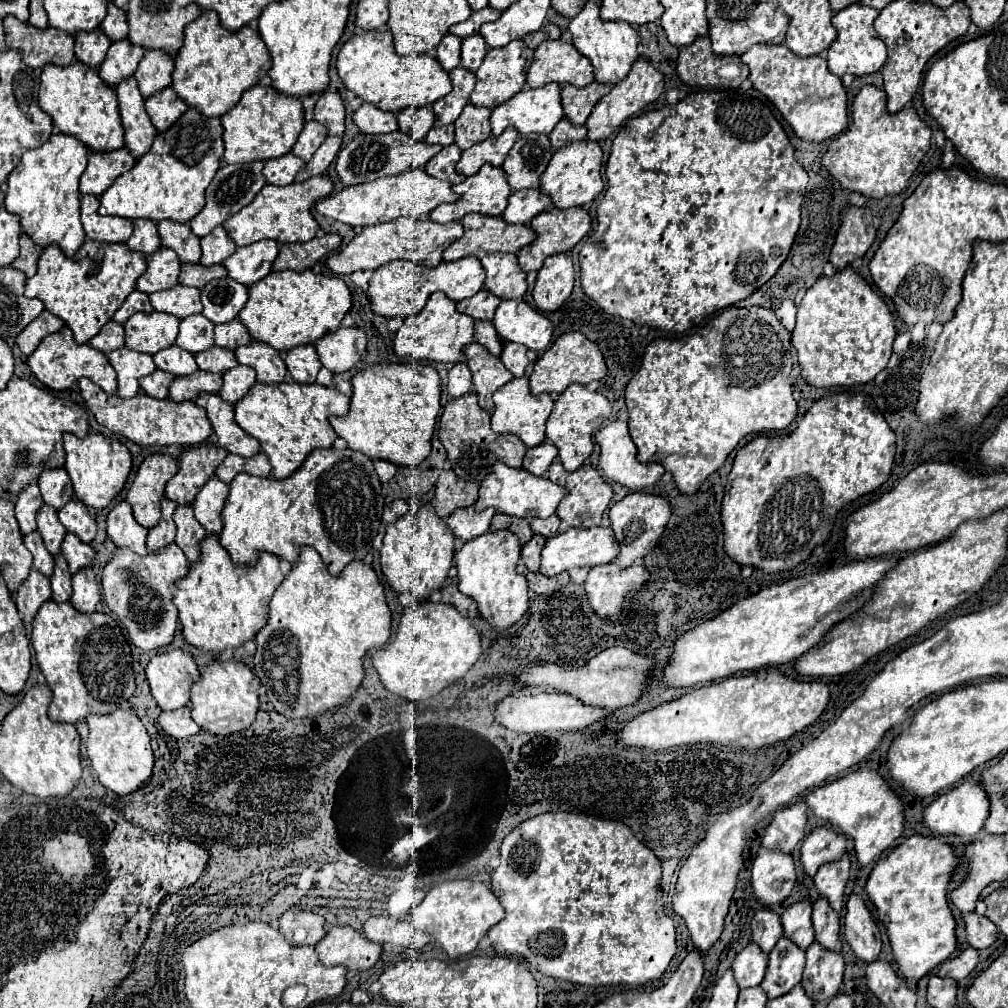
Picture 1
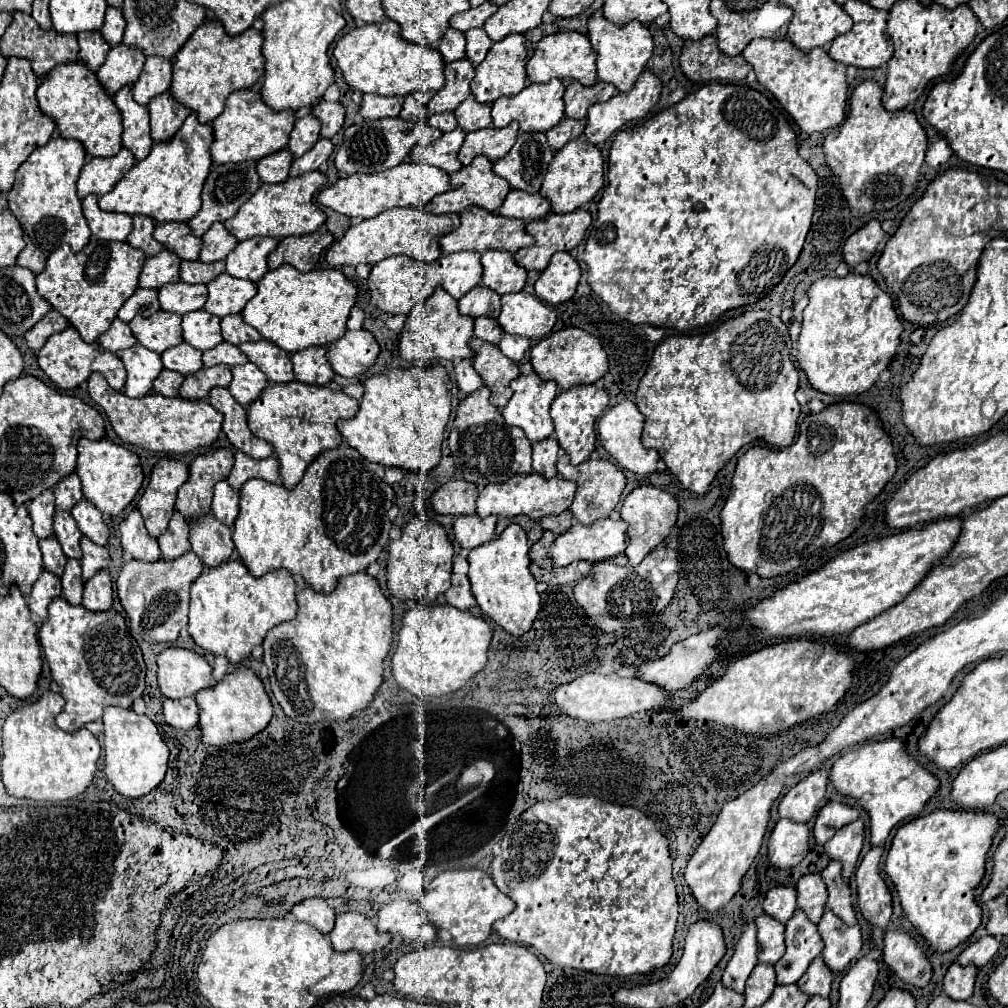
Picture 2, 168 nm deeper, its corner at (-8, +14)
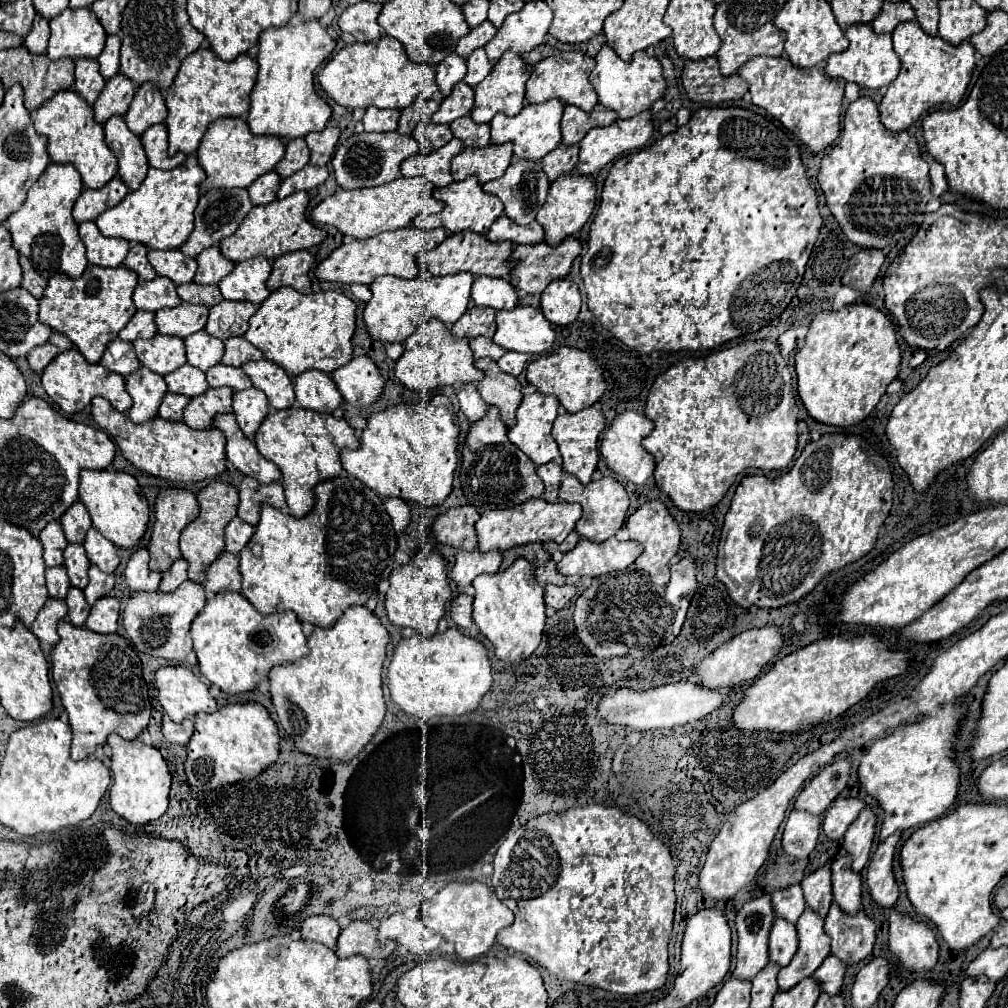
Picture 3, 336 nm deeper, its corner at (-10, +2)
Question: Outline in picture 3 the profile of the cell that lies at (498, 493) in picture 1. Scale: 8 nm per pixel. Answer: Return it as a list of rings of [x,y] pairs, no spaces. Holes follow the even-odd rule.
[[[543,498],[527,500],[525,504],[507,508],[507,510],[485,510],[481,518],[475,522],[479,550],[507,550],[517,544],[527,542],[545,542],[555,540],[563,542],[567,534],[575,528],[575,522],[581,518],[579,504],[565,504],[565,502],[545,502]]]

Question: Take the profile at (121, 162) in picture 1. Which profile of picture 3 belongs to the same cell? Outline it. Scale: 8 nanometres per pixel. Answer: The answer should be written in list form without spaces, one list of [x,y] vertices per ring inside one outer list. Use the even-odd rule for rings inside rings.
[[[119,176],[109,180],[103,188],[97,188],[97,190],[85,188],[73,206],[73,218],[77,222],[95,220],[101,212],[119,204],[127,192],[129,192],[129,188]]]

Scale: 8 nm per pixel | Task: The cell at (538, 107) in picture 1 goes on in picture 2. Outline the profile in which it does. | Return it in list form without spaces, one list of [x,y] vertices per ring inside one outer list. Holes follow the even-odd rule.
[[[549,80],[545,84],[531,84],[531,86],[523,88],[517,96],[499,98],[491,106],[493,126],[503,128],[511,120],[517,120],[523,132],[547,132],[549,128],[557,126],[561,122],[561,118],[563,118],[563,112],[565,112],[563,92],[565,92],[565,84],[561,80]]]

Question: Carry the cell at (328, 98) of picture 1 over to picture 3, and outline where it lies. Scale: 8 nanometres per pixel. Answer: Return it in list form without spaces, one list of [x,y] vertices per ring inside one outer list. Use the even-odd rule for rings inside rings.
[[[333,122],[321,132],[309,132],[309,136],[305,136],[305,142],[311,150],[311,164],[317,164],[317,166],[329,164],[339,136],[341,136],[341,130]]]

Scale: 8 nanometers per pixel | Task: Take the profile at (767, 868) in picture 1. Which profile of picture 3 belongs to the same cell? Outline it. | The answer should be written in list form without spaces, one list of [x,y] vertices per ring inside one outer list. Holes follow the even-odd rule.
[[[793,810],[785,824],[785,830],[783,830],[785,856],[789,856],[793,860],[807,858],[817,844],[819,824],[821,824],[819,816],[811,816],[811,814]]]

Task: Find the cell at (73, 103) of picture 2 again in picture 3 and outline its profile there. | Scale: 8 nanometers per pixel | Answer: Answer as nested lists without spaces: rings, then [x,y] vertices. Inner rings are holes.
[[[71,88],[57,92],[57,96],[41,104],[41,108],[37,108],[31,116],[35,122],[37,134],[47,136],[49,140],[47,150],[49,150],[51,160],[57,164],[71,162],[79,170],[83,184],[87,188],[101,188],[117,174],[117,158],[105,144],[103,124],[95,122],[93,106],[85,102],[85,98],[81,98],[79,92]]]

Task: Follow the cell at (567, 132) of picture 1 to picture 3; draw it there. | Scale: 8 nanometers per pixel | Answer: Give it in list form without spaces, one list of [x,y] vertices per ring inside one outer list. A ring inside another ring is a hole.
[[[561,144],[553,152],[549,152],[549,156],[543,156],[541,164],[543,164],[543,170],[549,176],[549,180],[555,180],[561,174],[573,172],[573,168],[577,164],[577,156],[579,156],[579,146]]]

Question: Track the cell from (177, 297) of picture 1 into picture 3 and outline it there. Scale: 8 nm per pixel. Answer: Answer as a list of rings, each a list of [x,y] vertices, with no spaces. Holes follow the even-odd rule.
[[[181,304],[177,308],[165,308],[161,312],[155,312],[155,324],[161,334],[185,338],[205,326],[207,312],[209,308],[205,308],[203,304]]]

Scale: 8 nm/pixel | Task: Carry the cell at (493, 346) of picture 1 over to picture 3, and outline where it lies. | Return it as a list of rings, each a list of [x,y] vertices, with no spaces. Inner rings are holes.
[[[477,336],[477,338],[473,338],[469,344],[471,344],[471,350],[473,350],[475,358],[487,356],[487,358],[491,358],[491,360],[499,360],[499,358],[505,354],[505,350],[503,350],[501,346],[497,346],[491,338]]]

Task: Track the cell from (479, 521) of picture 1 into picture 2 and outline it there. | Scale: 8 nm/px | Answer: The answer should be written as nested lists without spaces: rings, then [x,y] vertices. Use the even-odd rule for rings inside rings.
[[[459,516],[453,524],[453,536],[461,548],[471,550],[493,540],[495,524],[495,516],[489,516],[487,520],[479,520],[479,516]]]

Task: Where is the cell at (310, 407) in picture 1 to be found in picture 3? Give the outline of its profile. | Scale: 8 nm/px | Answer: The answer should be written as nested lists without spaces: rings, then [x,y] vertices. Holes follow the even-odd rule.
[[[299,406],[289,408],[289,412],[267,414],[263,424],[255,432],[253,442],[267,460],[273,460],[279,466],[283,474],[287,508],[293,516],[303,516],[313,508],[315,484],[341,474],[343,468],[339,462],[339,452],[343,448],[359,448],[359,438],[345,418],[305,410]]]

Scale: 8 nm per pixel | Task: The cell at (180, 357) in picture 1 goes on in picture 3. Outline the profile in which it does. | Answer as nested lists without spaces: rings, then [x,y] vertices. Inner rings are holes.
[[[183,364],[183,368],[177,368],[175,372],[165,376],[167,388],[169,392],[177,392],[177,394],[185,394],[189,398],[205,392],[209,388],[205,374],[197,368],[193,368],[191,364]]]

